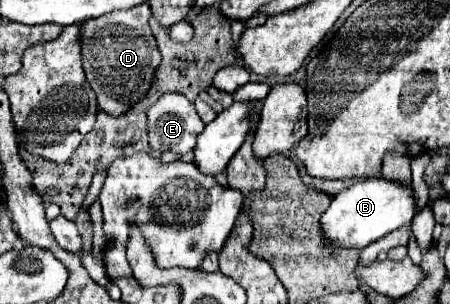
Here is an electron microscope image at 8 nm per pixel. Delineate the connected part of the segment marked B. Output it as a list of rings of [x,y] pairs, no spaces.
[[[367,178],[351,188],[339,192],[331,206],[321,216],[321,230],[327,240],[331,240],[331,252],[339,246],[345,248],[365,248],[373,240],[411,224],[411,218],[417,212],[417,198],[413,184],[391,182],[387,178]]]

